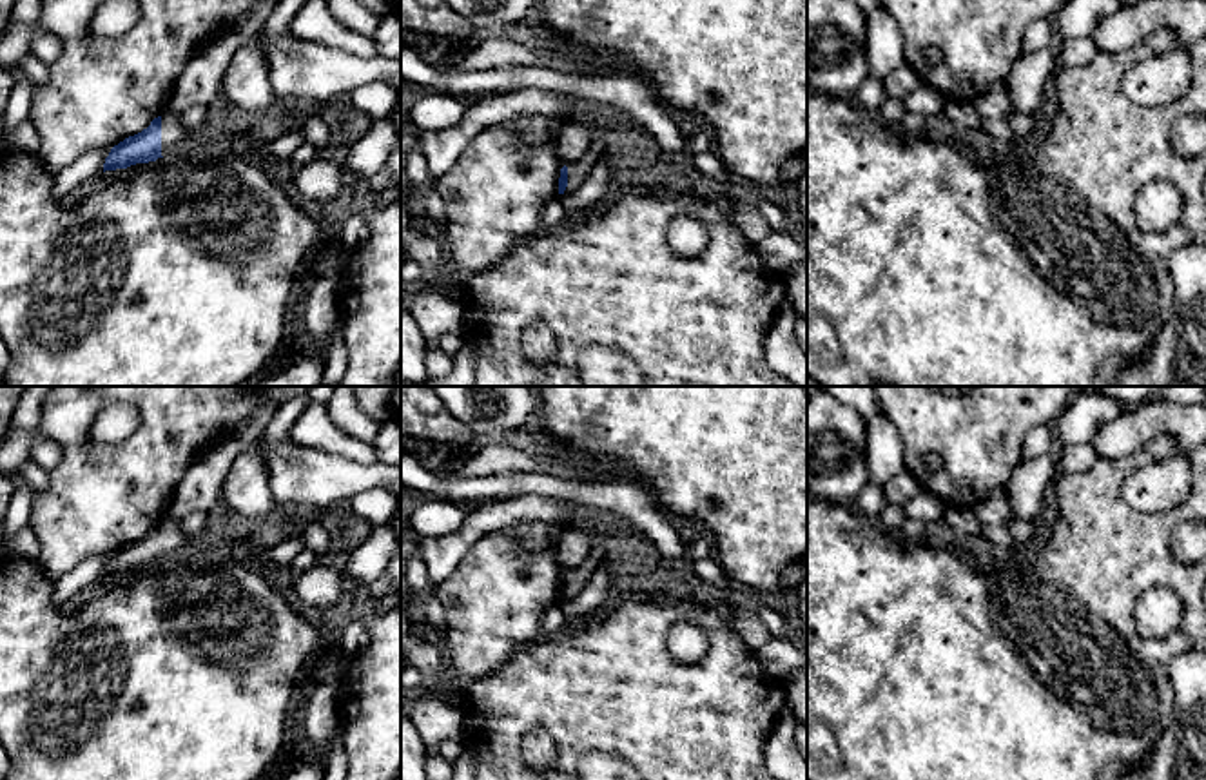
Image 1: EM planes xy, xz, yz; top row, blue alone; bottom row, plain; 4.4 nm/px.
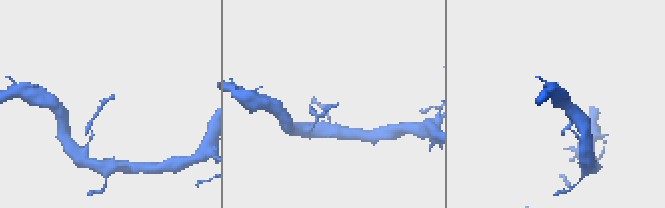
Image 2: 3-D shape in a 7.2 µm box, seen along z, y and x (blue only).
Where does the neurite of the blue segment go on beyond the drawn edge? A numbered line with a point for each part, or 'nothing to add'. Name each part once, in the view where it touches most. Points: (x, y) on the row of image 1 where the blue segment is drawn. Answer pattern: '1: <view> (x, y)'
1: xy (175, 136)

